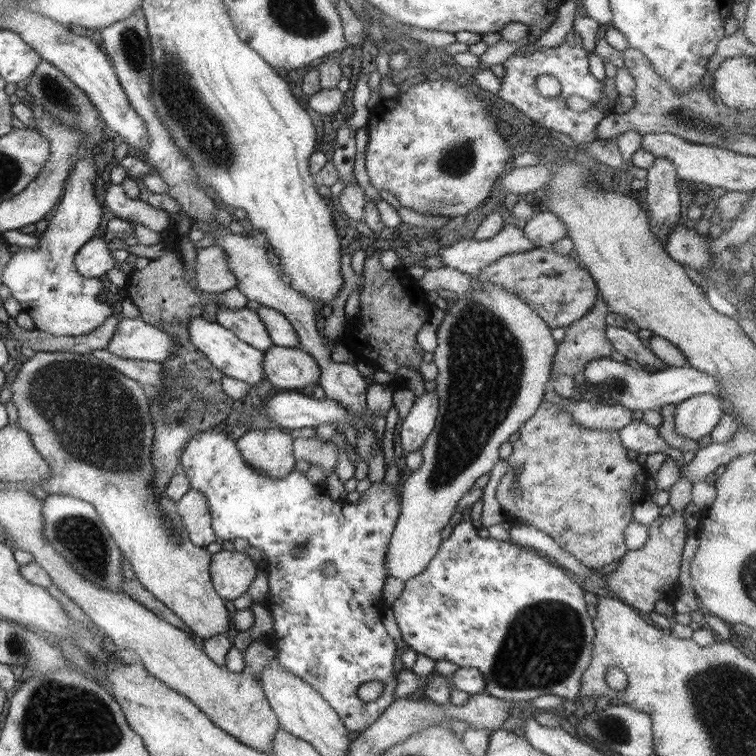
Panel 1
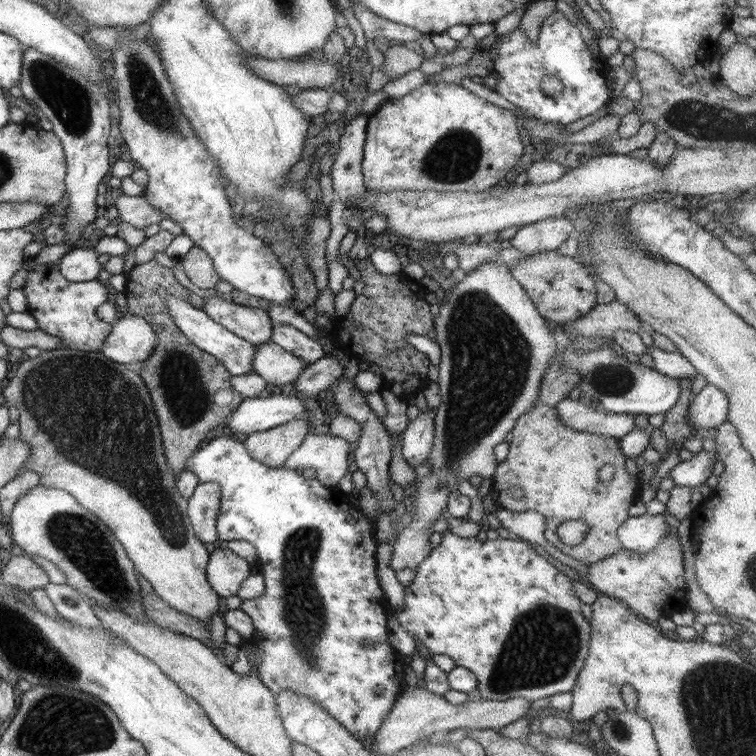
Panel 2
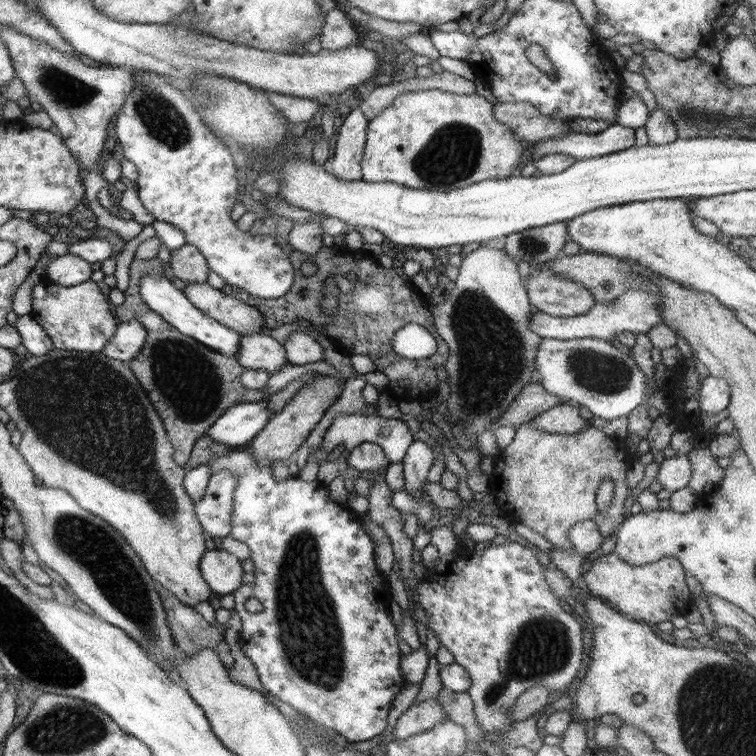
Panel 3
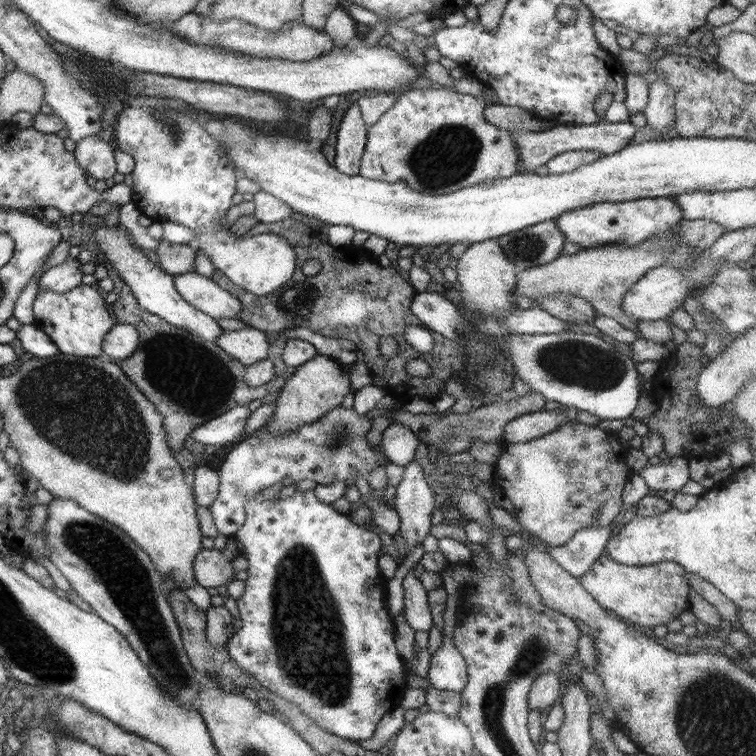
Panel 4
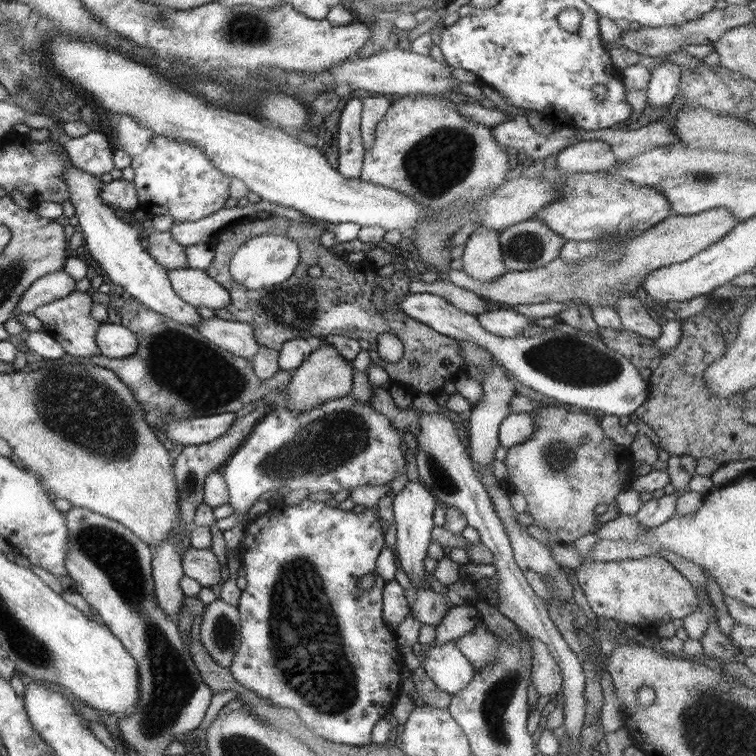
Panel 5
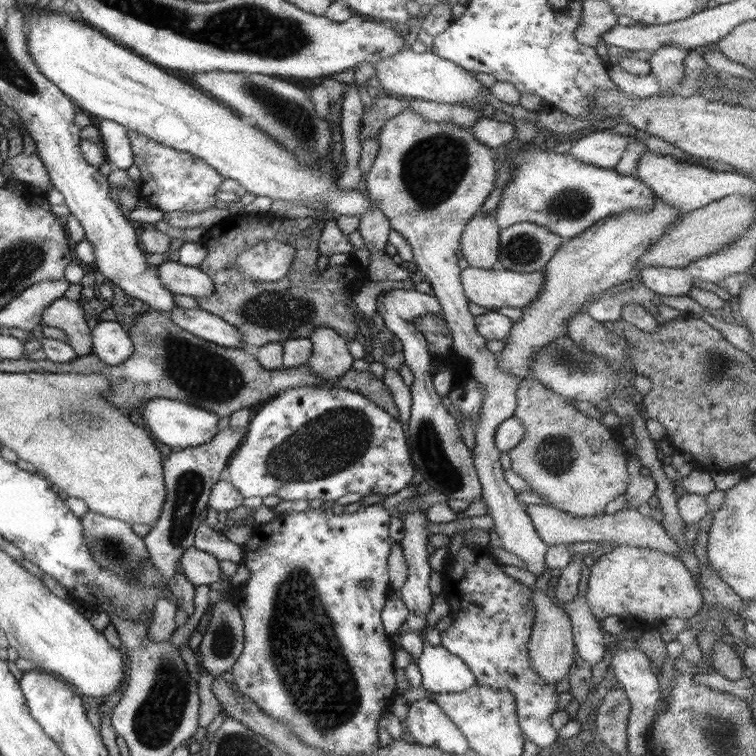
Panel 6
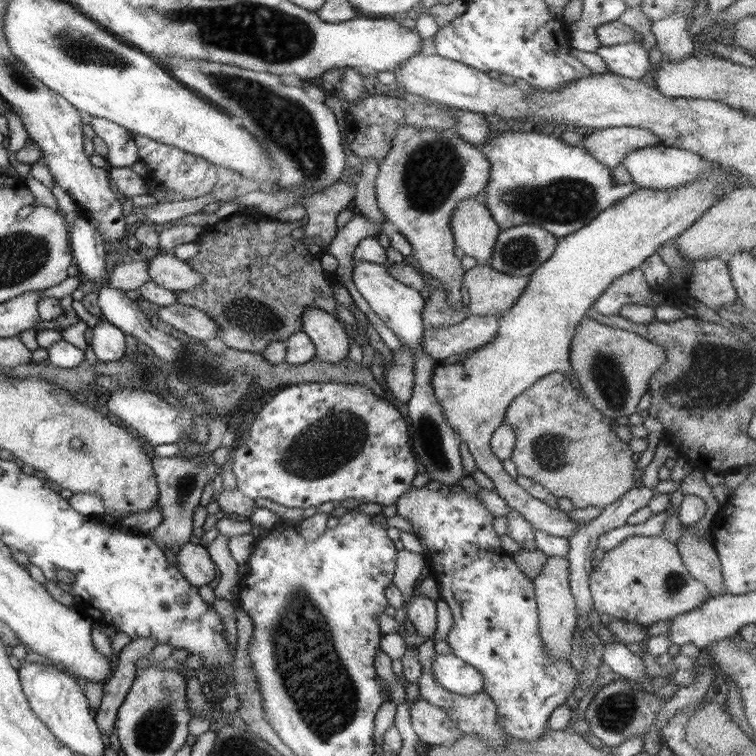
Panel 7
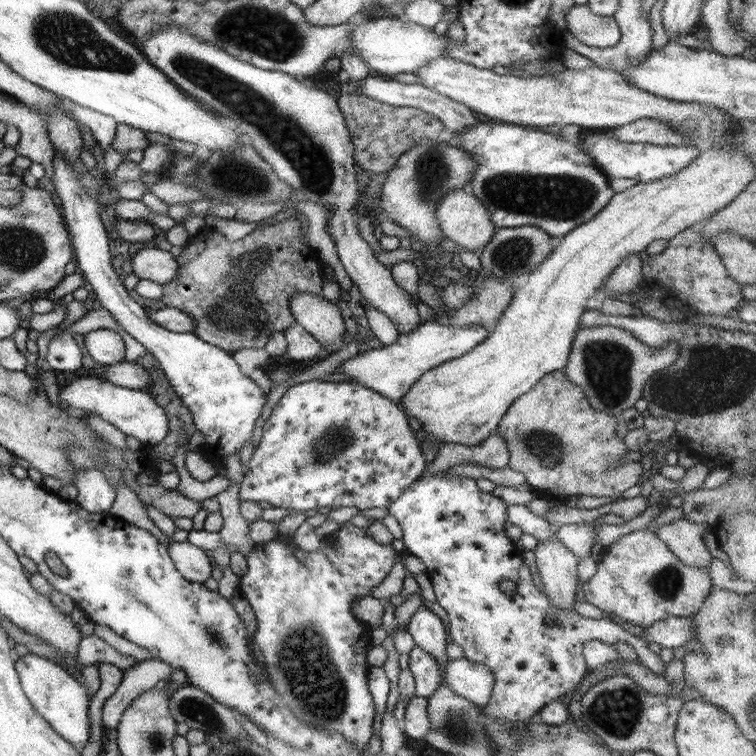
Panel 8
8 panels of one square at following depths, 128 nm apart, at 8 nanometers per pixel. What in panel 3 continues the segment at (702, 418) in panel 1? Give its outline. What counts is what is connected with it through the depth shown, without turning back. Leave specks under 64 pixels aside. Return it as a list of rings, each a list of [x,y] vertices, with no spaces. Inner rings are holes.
[[[701,374],[701,384],[698,390],[698,410],[707,414],[717,414],[731,402],[729,386],[723,378]]]

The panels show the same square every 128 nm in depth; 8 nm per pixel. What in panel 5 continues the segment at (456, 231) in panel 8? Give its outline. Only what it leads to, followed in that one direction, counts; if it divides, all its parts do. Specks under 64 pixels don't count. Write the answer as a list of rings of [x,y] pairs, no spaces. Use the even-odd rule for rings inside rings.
[[[478,226],[468,236],[460,259],[463,263],[462,272],[469,279],[481,283],[492,282],[507,272],[501,256],[498,233],[483,226]]]

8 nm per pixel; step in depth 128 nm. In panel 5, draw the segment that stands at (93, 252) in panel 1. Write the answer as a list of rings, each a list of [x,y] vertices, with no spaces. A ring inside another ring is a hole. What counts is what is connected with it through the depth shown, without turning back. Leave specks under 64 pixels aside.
[[[63,270],[45,274],[34,280],[29,288],[21,294],[21,298],[19,298],[19,302],[13,310],[12,317],[17,318],[17,313],[33,314],[33,310],[37,306],[49,303],[53,299],[63,298],[73,291],[75,291],[75,280]]]

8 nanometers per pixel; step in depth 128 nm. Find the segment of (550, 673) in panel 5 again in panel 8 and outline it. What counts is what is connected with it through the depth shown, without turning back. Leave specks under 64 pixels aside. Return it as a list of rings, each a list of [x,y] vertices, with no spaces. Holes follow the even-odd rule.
[[[552,536],[537,544],[532,554],[541,578],[543,594],[555,611],[573,610],[575,588],[577,588],[577,561],[573,554]]]

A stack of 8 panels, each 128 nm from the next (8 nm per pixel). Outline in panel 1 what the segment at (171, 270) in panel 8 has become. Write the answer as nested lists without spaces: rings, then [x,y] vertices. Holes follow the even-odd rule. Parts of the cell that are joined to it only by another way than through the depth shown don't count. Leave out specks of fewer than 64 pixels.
[[[219,307],[215,316],[215,322],[232,332],[241,342],[262,352],[272,345],[268,332],[256,311],[247,307],[239,310]]]

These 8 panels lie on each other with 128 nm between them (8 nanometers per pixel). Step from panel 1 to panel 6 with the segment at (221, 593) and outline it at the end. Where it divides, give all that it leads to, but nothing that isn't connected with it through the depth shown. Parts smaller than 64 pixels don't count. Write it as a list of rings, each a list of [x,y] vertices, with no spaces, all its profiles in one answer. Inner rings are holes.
[[[193,546],[183,552],[178,566],[181,567],[184,576],[194,587],[208,586],[219,580],[220,568],[217,559],[211,554],[196,550]]]

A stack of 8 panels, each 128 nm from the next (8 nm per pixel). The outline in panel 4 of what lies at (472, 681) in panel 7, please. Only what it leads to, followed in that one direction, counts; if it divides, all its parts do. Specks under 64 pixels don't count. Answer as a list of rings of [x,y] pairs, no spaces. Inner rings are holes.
[[[454,597],[445,600],[441,646],[430,657],[426,675],[431,687],[437,690],[448,690],[451,694],[459,694],[468,681],[465,660],[461,658],[459,650],[451,642],[453,627],[455,627],[456,607]]]

